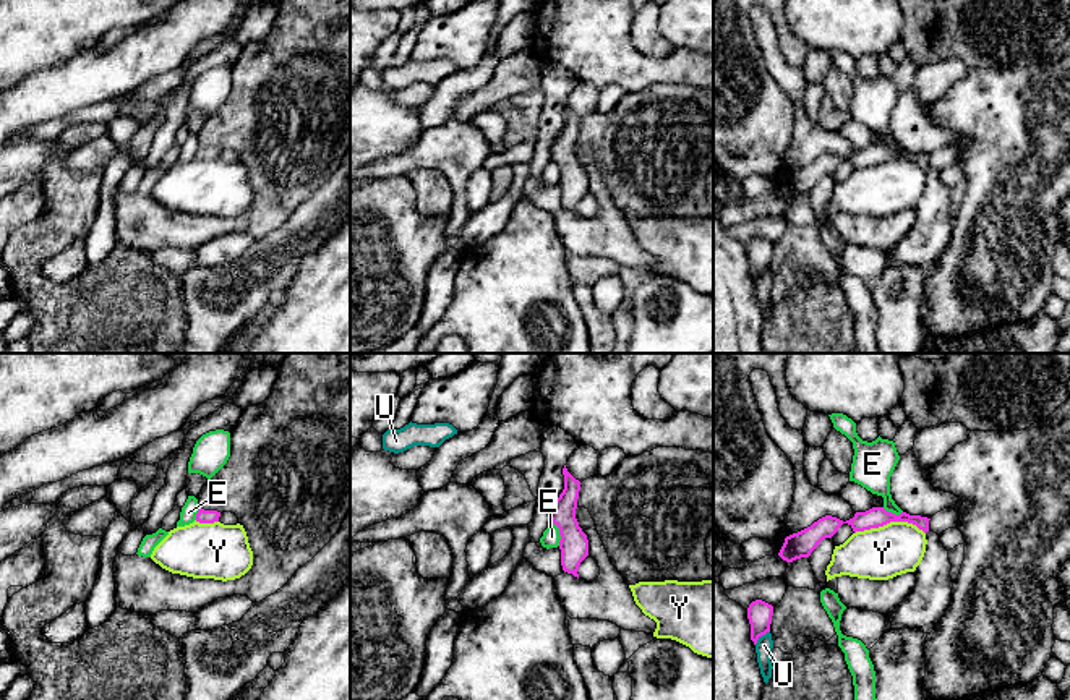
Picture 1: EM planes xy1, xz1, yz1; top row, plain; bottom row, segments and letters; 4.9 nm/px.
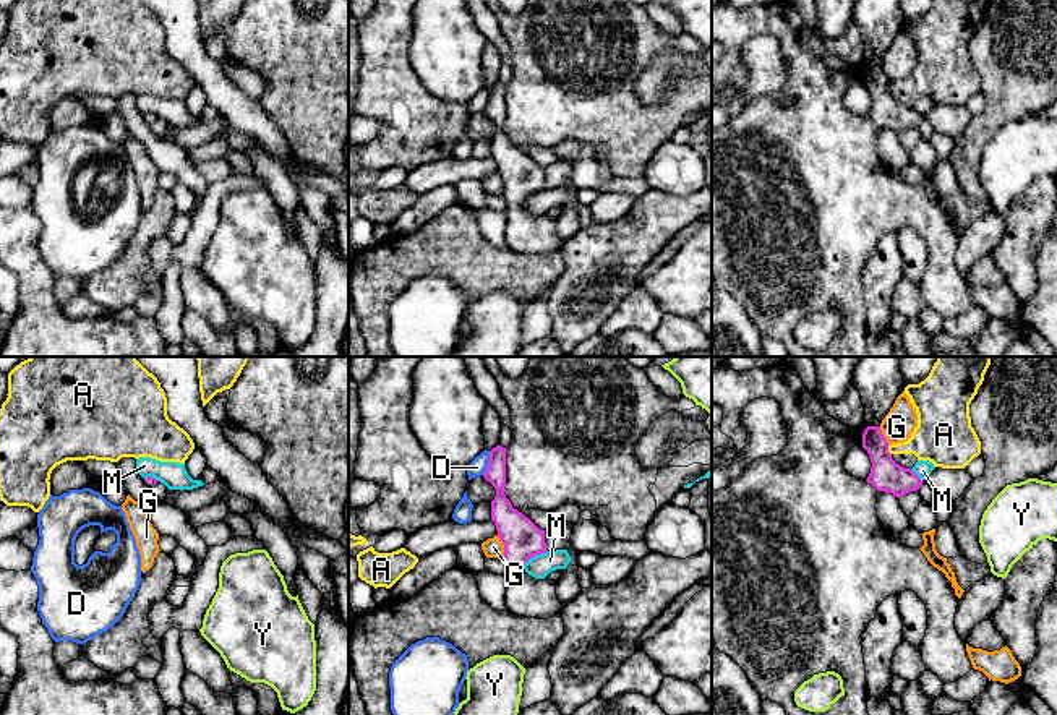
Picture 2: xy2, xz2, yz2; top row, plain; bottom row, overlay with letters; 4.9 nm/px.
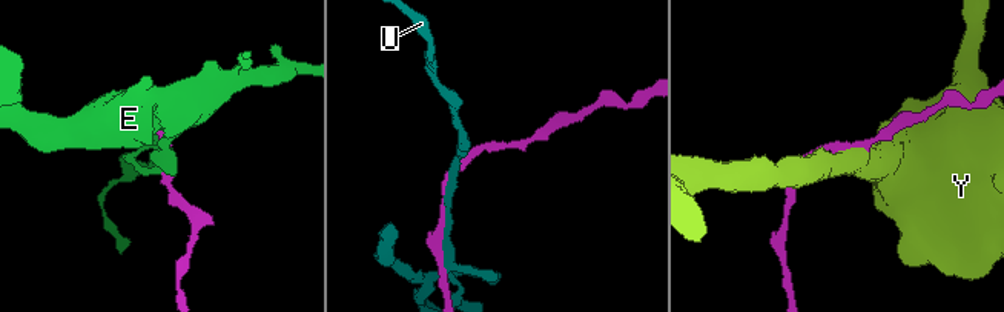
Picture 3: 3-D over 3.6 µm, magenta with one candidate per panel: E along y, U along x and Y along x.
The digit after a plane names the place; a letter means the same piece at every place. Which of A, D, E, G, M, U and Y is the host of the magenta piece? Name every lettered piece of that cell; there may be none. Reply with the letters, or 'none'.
none

